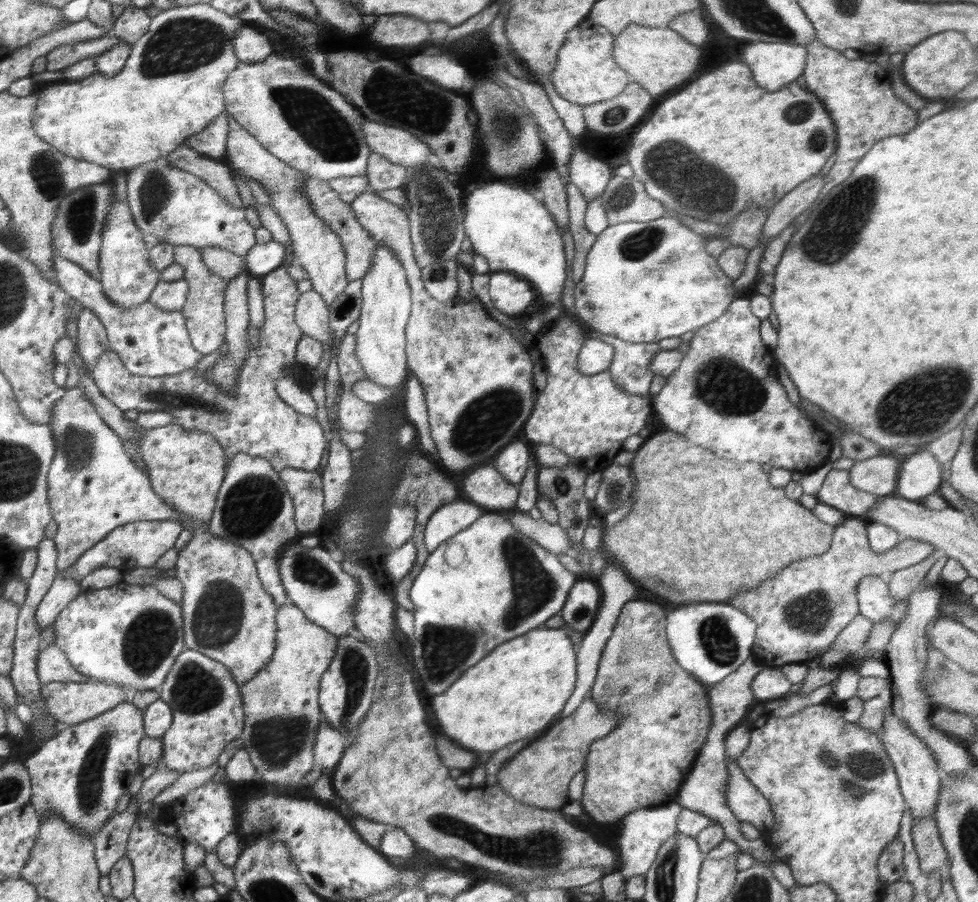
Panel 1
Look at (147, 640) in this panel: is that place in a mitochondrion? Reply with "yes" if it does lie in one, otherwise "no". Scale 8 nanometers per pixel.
yes

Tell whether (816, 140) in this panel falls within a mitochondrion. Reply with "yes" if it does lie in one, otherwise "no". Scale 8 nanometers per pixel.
yes

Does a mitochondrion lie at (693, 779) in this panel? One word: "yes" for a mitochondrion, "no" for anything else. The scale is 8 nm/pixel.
no

